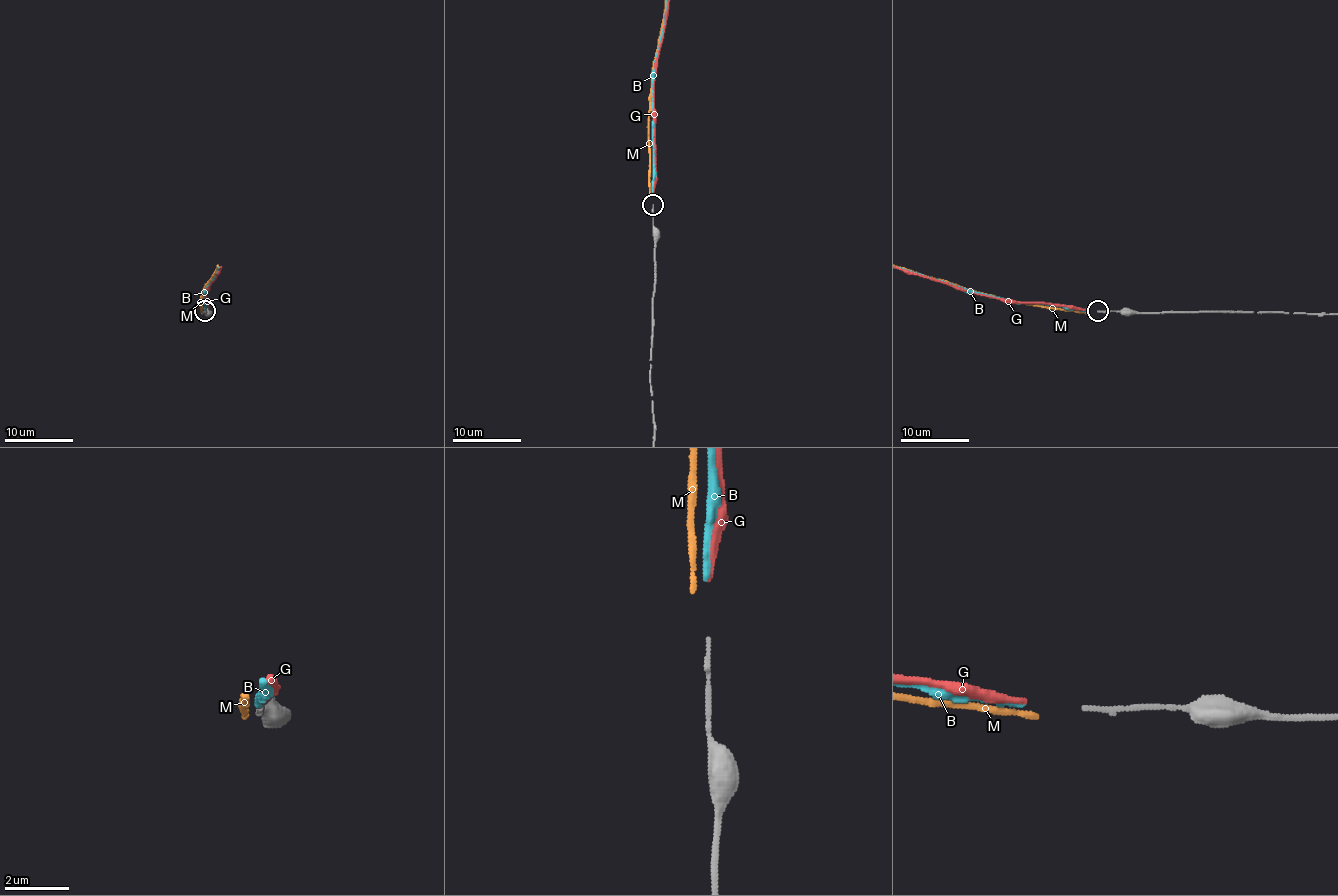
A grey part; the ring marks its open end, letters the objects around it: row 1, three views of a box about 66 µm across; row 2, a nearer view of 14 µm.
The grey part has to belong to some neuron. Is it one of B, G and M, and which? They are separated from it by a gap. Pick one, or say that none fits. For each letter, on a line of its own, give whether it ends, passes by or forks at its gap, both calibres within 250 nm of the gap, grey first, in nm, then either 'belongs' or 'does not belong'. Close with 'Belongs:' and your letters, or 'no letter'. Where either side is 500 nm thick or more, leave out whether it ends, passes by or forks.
B: it ends | 130/190 nm | does not belong
G: it ends | 130/170 nm | belongs
M: it ends | 130/160 nm | does not belong
Belongs: G

